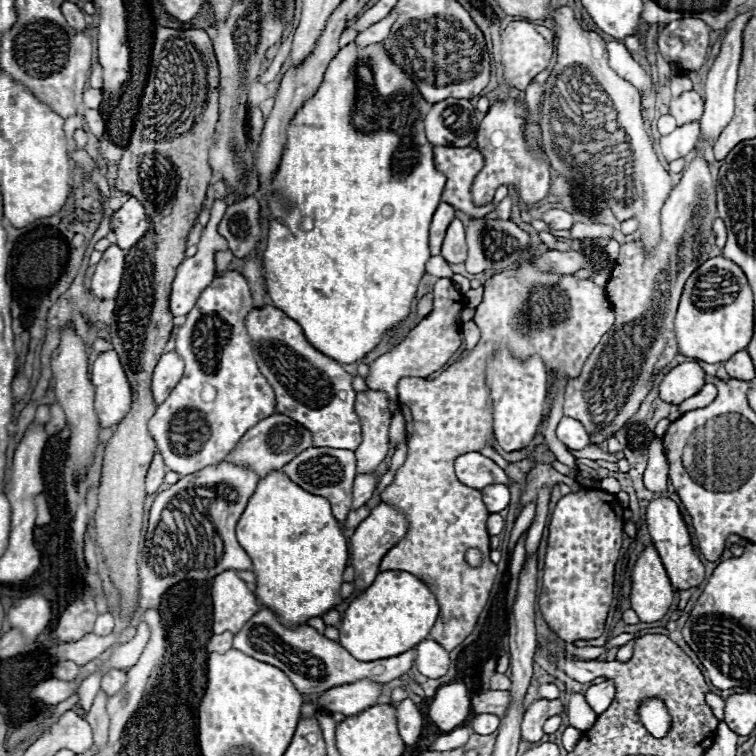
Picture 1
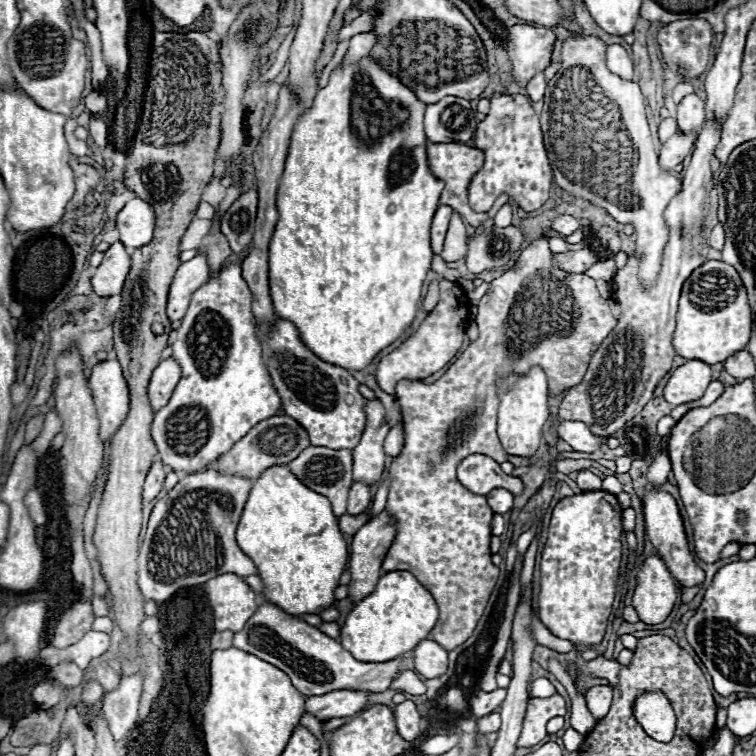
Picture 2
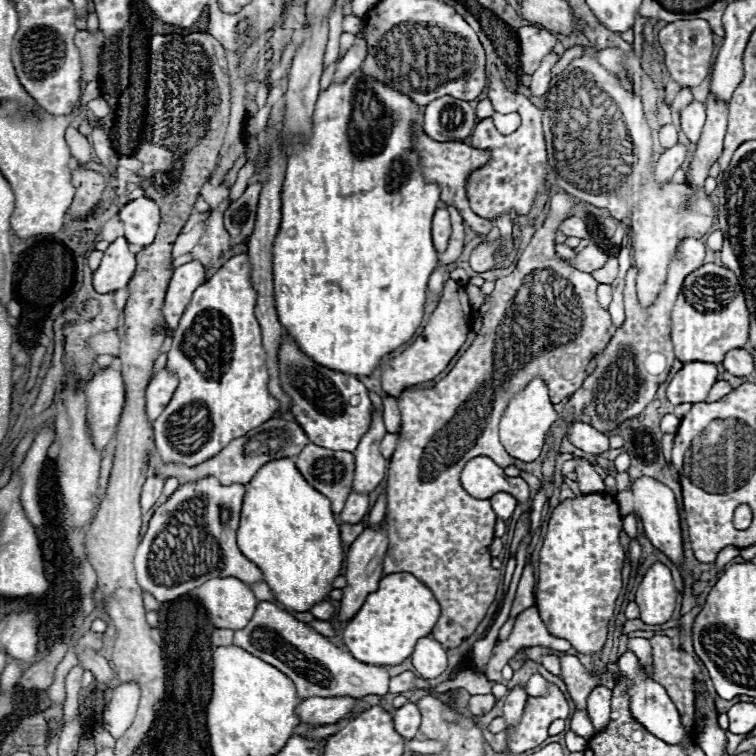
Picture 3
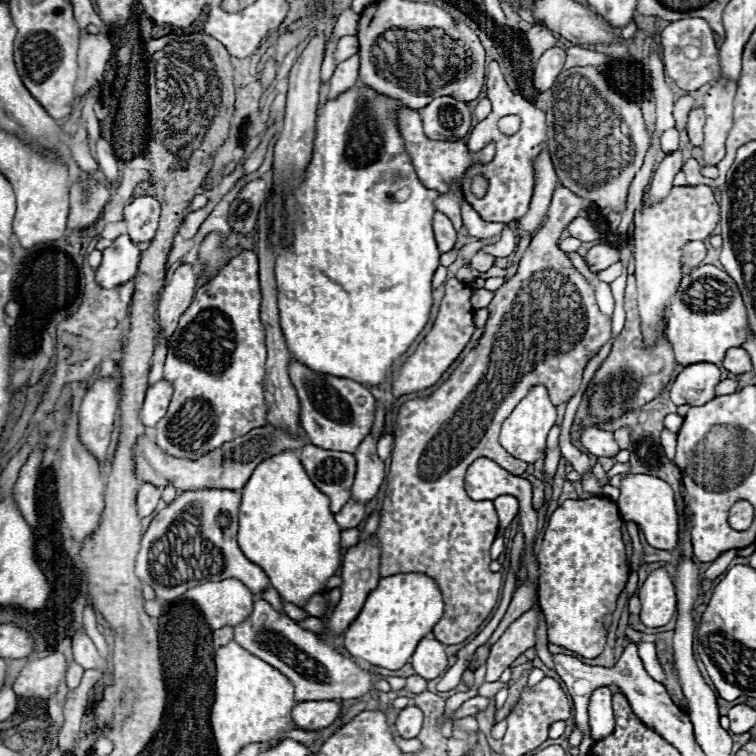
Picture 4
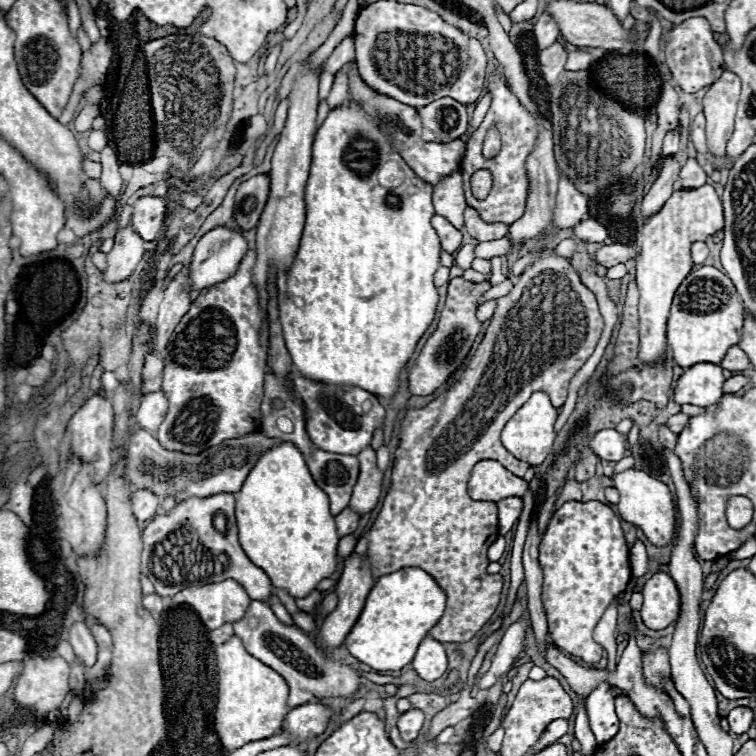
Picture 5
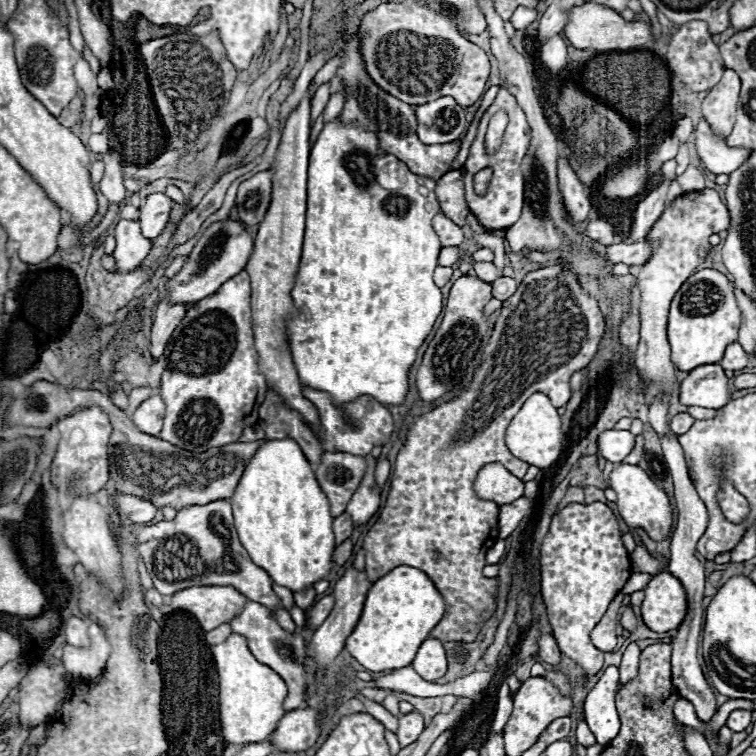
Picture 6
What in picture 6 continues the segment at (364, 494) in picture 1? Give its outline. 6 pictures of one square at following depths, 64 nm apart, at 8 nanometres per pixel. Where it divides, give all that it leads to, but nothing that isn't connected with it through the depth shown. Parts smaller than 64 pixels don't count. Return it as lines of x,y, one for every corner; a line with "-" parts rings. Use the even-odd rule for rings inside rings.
342,514
338,518
334,518
334,534
336,534
336,546
342,544
346,538
350,538
352,534
352,522
350,522
350,516
348,514

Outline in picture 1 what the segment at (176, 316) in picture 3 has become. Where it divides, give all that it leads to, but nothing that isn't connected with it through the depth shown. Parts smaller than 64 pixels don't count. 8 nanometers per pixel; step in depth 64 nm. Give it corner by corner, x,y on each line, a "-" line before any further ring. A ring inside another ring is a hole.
226,199
216,200
214,202
210,213
210,221
206,228
204,228
204,232
202,232
202,236
200,236
198,242
198,252
192,258
186,258
178,266
176,278
172,282
172,294
170,294
170,312
172,312
172,316
186,316
194,308
200,292
214,280
214,252
228,248
227,241
217,231
218,224
227,207

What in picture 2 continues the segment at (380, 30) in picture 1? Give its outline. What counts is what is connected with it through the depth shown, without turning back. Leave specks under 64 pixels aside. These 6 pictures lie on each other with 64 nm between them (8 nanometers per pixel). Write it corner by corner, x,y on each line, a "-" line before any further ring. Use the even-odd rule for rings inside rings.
362,32
362,34
356,34
352,40
350,40
350,48
348,48
348,54
346,54
346,64
354,64
354,60
362,60
362,56
368,56
372,46
376,44
376,34
374,32

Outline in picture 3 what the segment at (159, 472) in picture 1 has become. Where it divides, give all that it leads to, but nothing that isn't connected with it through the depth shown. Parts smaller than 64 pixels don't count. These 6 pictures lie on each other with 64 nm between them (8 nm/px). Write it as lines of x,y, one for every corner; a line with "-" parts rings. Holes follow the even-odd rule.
154,476
154,478
148,478
144,488
142,488
142,498
140,498
140,506
142,506
142,512
148,512
156,500
160,498
162,494
162,486
164,486
164,480

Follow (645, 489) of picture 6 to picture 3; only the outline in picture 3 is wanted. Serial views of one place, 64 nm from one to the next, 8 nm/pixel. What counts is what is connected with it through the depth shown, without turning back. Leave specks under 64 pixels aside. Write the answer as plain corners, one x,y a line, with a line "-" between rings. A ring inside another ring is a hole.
640,476
640,478
632,480
632,484
626,490
616,494
616,502
620,506
622,516
634,514
634,516
638,516
642,520
646,538
660,552
664,552
672,562
684,566
682,564
684,554
682,554
682,534
680,534
680,512
678,512
678,506
676,506
674,492
666,484
662,484
662,482
658,482
658,480
650,478
650,476

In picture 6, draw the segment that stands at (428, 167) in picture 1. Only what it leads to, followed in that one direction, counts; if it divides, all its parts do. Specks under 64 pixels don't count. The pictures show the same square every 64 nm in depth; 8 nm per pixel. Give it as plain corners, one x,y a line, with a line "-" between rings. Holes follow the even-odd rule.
334,120
330,124
326,124
318,136
318,140
312,146
310,152
310,166
308,166
308,210
306,210
306,234
304,234
304,250
302,250
302,258
300,258
300,268
296,274
296,282
292,288
292,300
300,310
300,316
292,320
292,324
288,326
288,336
292,342
292,354
294,354
294,362
296,362
296,370
300,376
300,382
308,388
314,390
322,390
326,394
330,394
332,404
334,406
344,406
350,404
354,400
358,400
360,396
368,396
376,402
380,402
382,406
402,406
408,394
408,372
416,360
418,348
422,346
422,342
426,340
426,336
432,332
434,322
438,320
440,312
442,312
442,292
440,288
434,284
432,274
434,268
438,266
438,252
440,252
440,240
432,228
432,218
440,212
440,204
436,200
436,180
428,178
428,176
418,176
412,174
406,166
404,166
404,174
406,180
402,184
402,188
396,188
396,192
382,188
376,180
380,170
388,164
388,162
398,162
398,158
384,154
378,148
378,138
374,132
368,132
364,128
358,126
346,126
340,120

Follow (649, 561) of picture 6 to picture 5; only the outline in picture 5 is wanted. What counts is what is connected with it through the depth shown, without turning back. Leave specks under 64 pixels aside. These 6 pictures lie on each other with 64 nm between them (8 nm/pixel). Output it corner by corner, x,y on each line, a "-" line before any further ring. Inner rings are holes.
640,540
630,548
630,566
632,566
632,576
636,576
636,578
644,576
648,572
648,568
650,568
646,548
644,548
644,544

